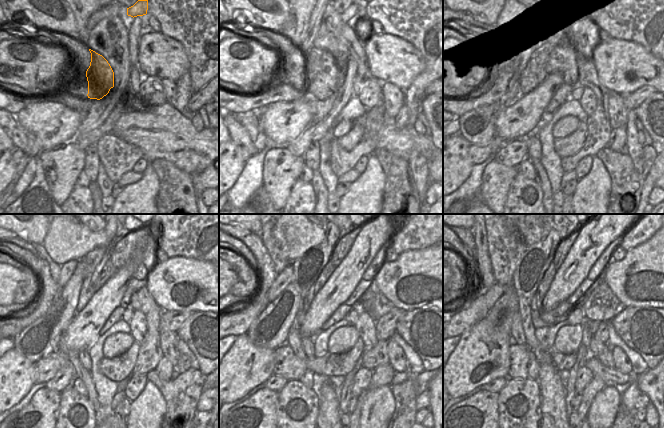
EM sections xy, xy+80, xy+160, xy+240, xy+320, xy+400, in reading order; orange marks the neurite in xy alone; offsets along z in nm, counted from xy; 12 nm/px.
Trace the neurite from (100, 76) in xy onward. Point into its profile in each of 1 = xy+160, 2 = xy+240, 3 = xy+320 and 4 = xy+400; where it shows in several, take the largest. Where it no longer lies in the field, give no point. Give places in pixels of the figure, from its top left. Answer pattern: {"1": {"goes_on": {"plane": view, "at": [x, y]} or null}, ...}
{"1": {"goes_on": {"plane": "xy+160", "at": [534, 73]}}, "2": {"goes_on": {"plane": "xy+240", "at": [87, 291]}}, "3": {"goes_on": {"plane": "xy+320", "at": [307, 300]}}, "4": {"goes_on": {"plane": "xy+400", "at": [535, 316]}}}

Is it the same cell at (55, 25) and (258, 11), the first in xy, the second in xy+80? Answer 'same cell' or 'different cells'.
same cell

